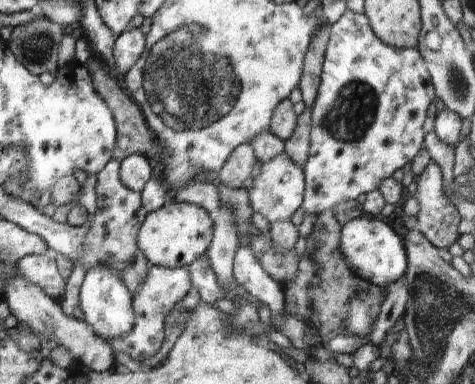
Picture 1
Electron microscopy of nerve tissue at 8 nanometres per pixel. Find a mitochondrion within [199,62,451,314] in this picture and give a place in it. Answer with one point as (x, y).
(353, 111)

